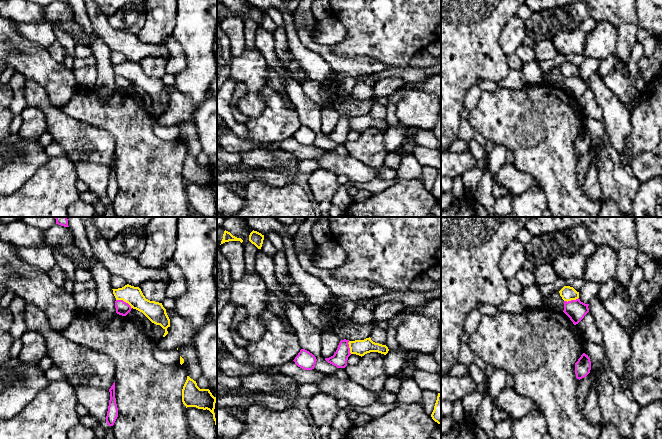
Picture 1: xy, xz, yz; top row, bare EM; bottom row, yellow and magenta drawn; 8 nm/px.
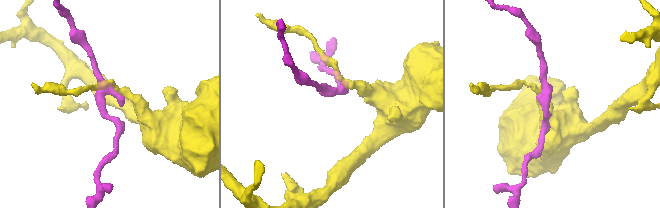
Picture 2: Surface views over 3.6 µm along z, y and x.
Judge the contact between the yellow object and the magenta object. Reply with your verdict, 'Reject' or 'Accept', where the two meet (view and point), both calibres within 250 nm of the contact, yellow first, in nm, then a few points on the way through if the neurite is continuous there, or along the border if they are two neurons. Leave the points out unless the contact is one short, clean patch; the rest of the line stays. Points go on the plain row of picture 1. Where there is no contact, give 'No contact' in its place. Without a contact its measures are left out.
Reject. Touches yellow at xy (124, 77). Thickness 150 nm (yellow) against 110 nm. Boundary: xy (116, 75), (122, 75), (131, 84)

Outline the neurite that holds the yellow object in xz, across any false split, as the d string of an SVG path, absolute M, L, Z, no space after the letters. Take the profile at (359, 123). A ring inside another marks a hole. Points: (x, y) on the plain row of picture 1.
M370 113L364 116L349 117L348 120L350 129L359 131L361 133L370 128L378 128L386 131L389 127L386 121L375 119Z

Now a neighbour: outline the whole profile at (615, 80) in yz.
M616 69L610 71L603 78L603 81L613 94L619 98L626 93L628 87L630 86L630 81L624 72Z

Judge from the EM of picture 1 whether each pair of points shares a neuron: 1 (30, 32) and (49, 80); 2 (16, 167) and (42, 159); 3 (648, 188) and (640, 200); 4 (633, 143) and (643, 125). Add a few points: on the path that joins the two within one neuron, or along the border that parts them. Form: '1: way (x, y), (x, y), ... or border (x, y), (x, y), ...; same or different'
1: border (17, 24), (17, 29), (24, 36), (45, 48); different
2: way (22, 164), (26, 164), (31, 159), (36, 159); same
3: way (648, 191), (643, 197); same
4: way (637, 139), (643, 133), (643, 129); same

